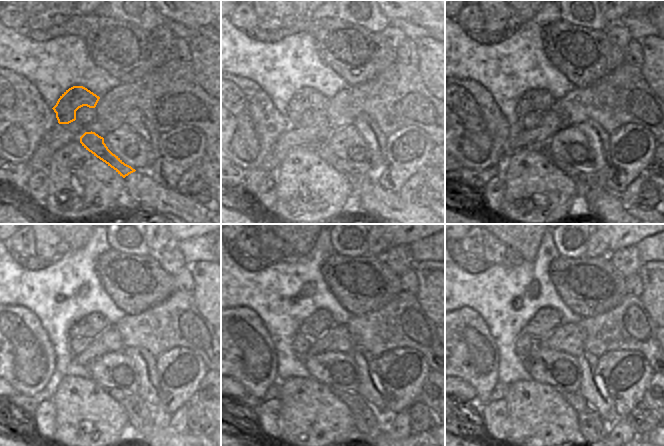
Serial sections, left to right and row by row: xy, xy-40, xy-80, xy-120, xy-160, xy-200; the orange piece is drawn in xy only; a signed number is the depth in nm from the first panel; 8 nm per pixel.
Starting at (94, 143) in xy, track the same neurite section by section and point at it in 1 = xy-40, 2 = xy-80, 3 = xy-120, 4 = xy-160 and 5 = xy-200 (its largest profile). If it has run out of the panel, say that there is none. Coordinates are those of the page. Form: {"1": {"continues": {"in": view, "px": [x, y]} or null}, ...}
{"1": {"continues": {"in": "xy-40", "px": [355, 177]}}, "2": {"continues": {"in": "xy-80", "px": [585, 182]}}, "3": {"continues": {"in": "xy-120", "px": [139, 414]}}, "4": {"continues": {"in": "xy-160", "px": [369, 423]}}, "5": {"continues": {"in": "xy-200", "px": [592, 427]}}}

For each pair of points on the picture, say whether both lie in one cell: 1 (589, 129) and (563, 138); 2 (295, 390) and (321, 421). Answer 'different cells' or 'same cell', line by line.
1: different cells
2: same cell

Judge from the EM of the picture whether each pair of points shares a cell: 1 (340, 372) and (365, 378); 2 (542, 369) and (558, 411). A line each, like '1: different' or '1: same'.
1: different
2: different

